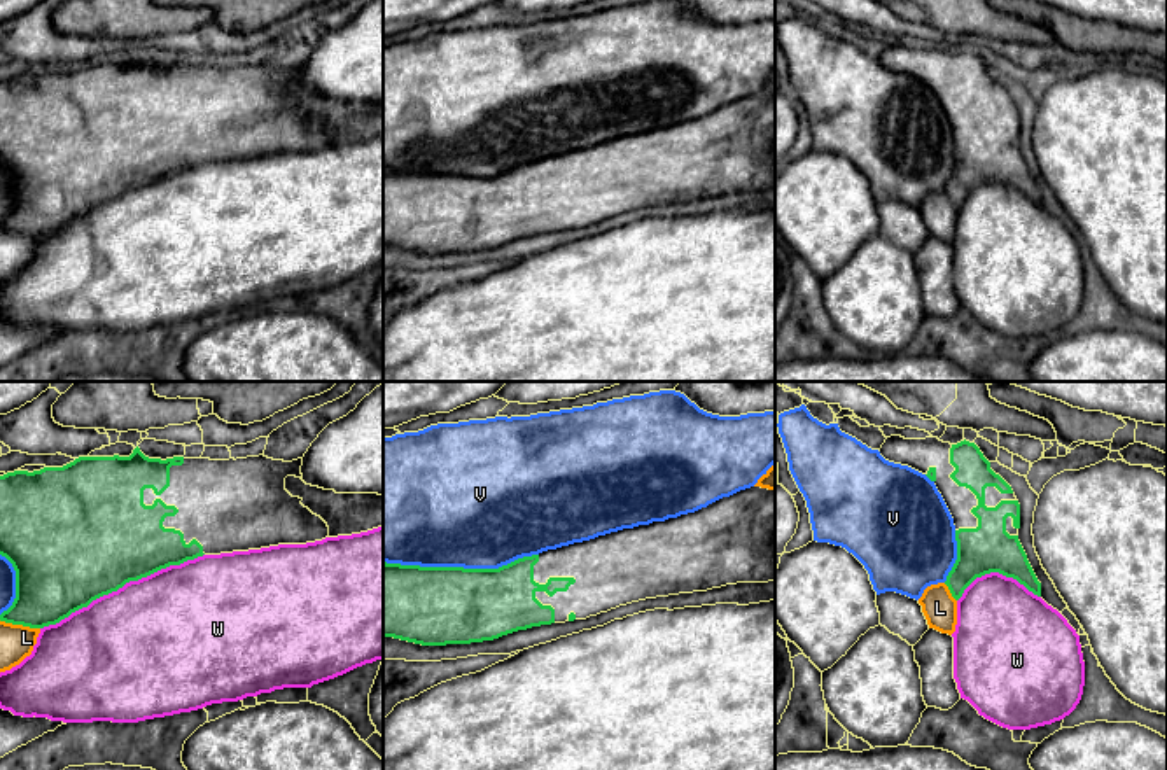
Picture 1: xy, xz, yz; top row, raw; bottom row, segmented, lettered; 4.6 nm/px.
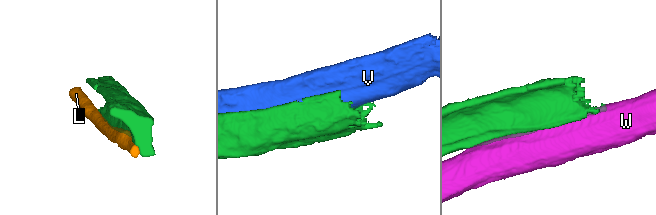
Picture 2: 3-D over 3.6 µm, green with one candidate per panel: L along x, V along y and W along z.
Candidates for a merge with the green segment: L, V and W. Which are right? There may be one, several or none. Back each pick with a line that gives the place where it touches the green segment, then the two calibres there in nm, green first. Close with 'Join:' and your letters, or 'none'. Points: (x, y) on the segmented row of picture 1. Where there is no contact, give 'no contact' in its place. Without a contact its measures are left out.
Join: none

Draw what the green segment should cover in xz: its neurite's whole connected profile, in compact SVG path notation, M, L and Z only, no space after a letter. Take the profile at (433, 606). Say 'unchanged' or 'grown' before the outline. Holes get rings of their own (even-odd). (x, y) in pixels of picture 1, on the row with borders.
grown | M751 486L695 513L518 558L499 569L383 562L383 637L422 646L493 640L632 602L775 581L775 490Z

